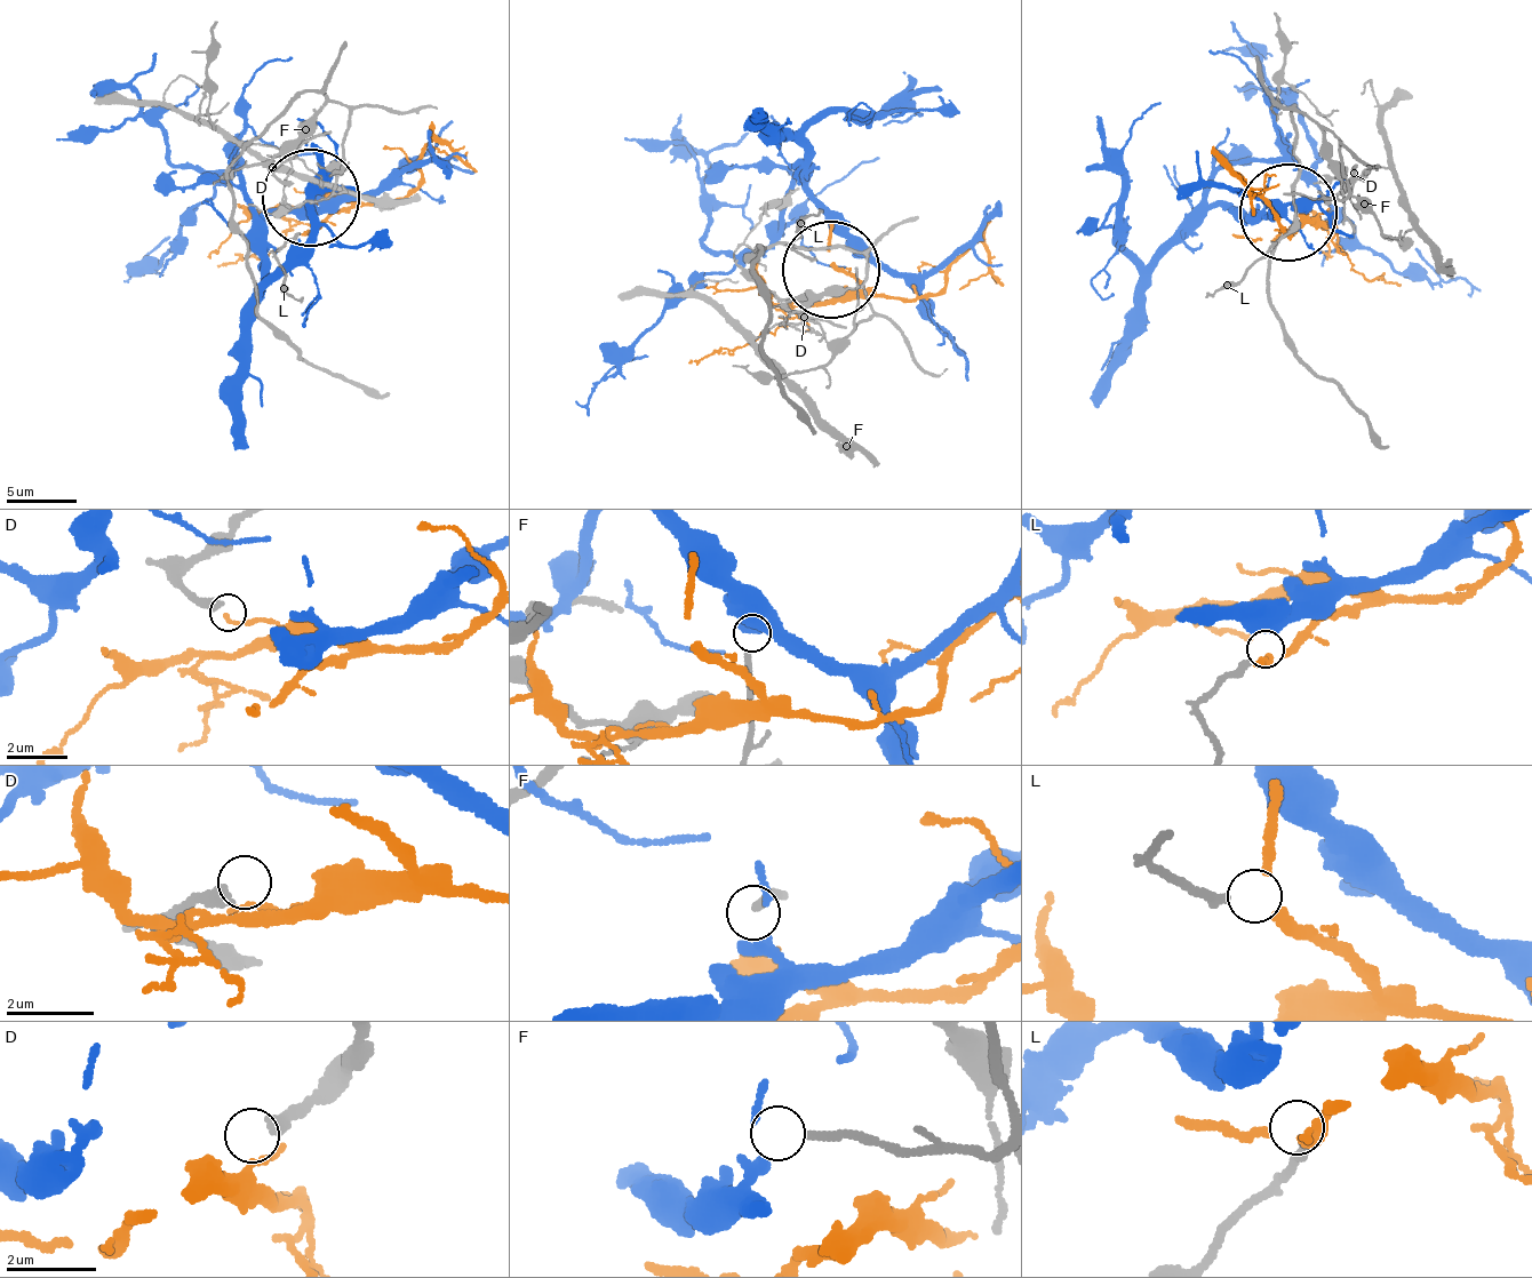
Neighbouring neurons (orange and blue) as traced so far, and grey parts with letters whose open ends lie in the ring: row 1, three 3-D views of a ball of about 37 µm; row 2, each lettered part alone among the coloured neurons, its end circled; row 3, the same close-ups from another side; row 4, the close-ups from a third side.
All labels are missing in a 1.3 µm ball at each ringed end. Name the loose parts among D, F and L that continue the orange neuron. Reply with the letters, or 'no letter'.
L

